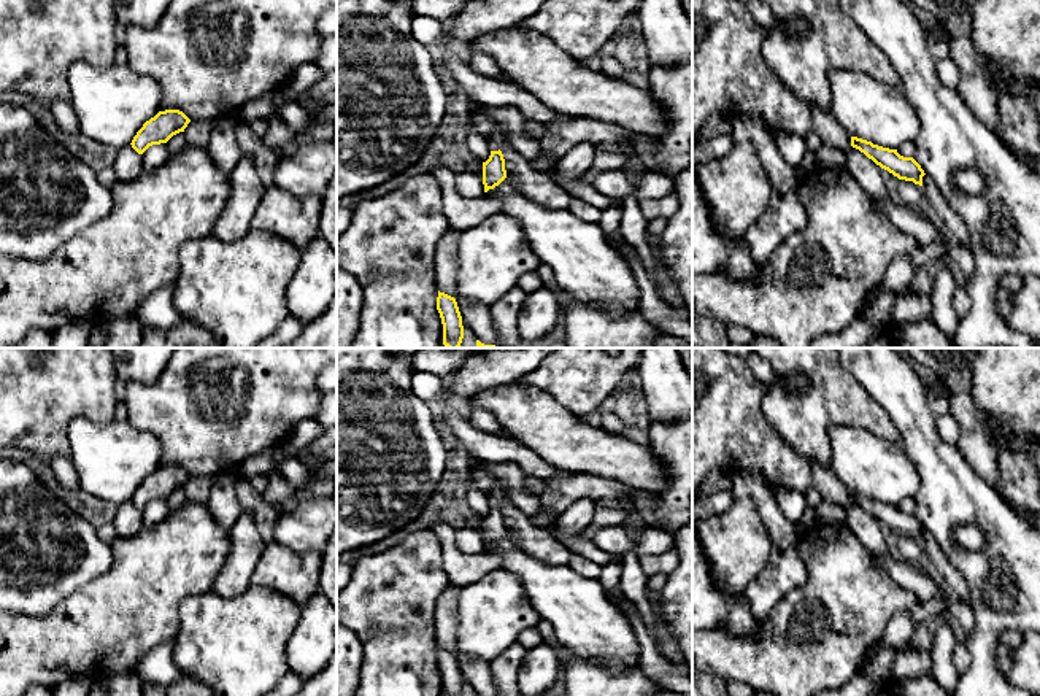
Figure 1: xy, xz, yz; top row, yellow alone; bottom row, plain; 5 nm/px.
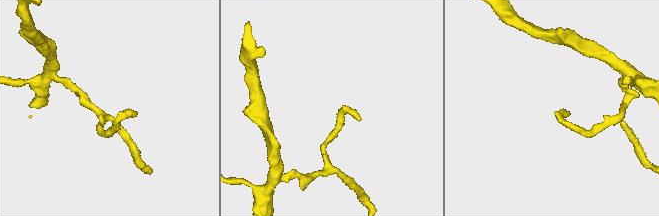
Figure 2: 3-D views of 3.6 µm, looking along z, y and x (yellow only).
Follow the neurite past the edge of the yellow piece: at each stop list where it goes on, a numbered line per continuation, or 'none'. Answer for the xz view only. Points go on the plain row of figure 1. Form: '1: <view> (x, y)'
1: xz (499, 493)

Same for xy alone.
none

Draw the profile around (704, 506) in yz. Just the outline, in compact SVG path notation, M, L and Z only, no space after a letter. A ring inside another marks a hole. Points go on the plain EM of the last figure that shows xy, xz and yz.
M719 491L711 494L695 493L692 496L692 513L697 520L726 513L735 501L732 491Z

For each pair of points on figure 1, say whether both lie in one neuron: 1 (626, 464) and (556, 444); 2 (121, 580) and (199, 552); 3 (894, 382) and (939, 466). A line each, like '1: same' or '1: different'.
1: same
2: same
3: same

